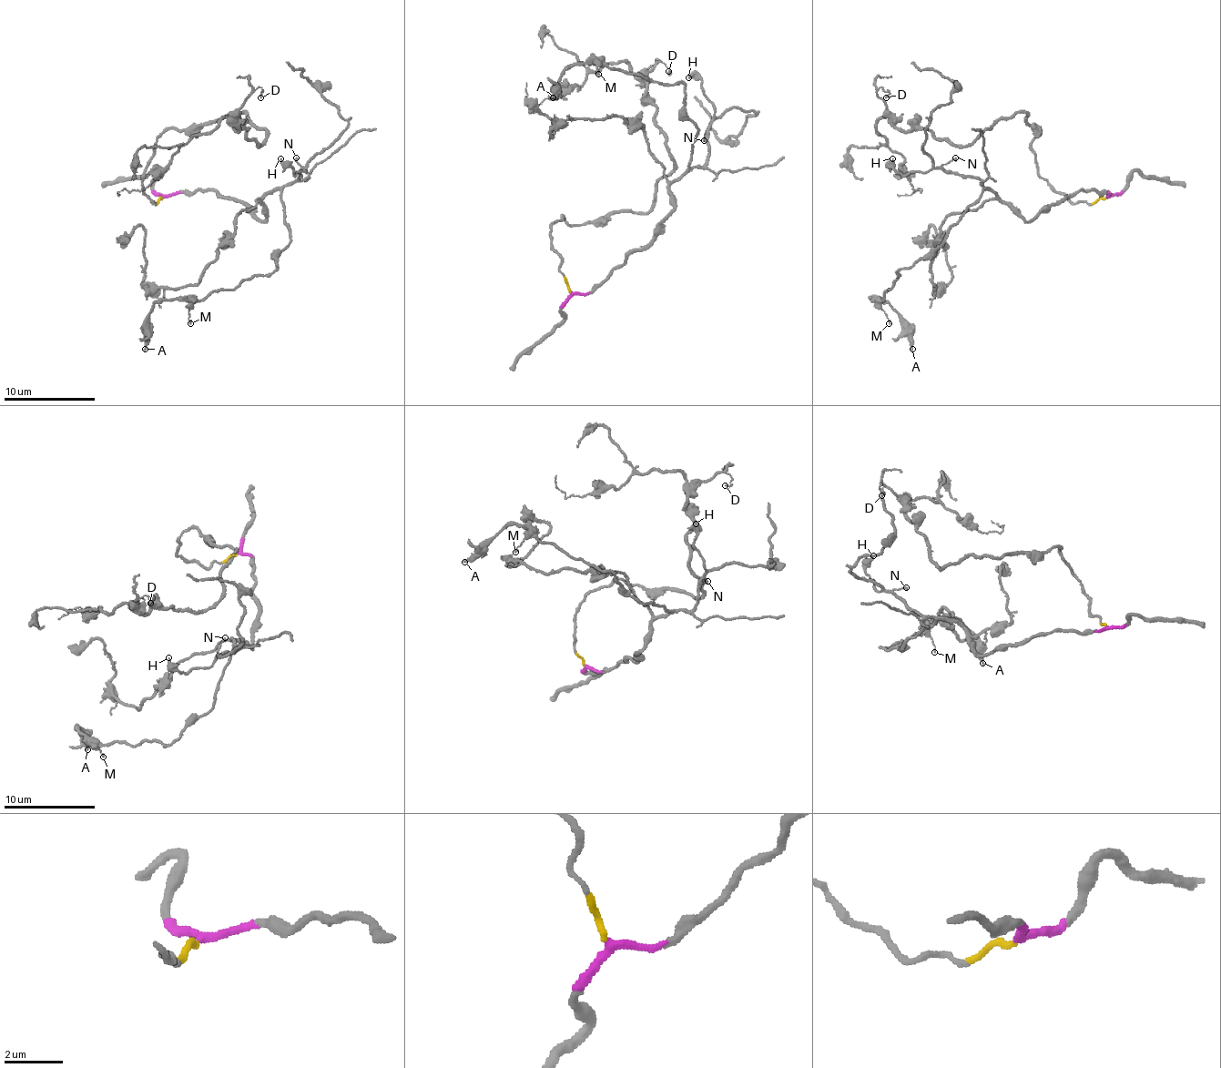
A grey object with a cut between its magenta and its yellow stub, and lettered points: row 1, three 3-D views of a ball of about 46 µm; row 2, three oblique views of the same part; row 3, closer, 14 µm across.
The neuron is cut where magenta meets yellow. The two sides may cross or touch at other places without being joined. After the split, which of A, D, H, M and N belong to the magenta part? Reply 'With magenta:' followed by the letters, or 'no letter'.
With magenta: A, H, M, N

